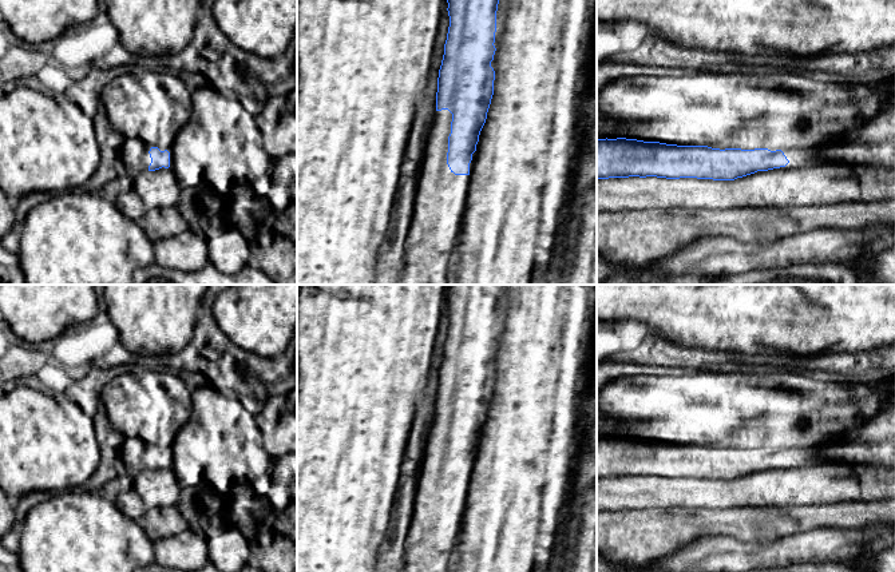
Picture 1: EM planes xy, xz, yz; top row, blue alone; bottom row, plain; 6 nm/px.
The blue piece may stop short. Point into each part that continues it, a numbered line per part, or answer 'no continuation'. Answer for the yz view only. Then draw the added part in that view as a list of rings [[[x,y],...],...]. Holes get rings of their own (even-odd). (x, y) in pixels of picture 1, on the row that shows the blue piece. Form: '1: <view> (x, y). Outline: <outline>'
1: yz (808, 157). Outline: [[[773,146],[768,150],[776,151],[781,150],[789,163],[785,167],[780,168],[801,168],[801,167],[811,167],[811,166],[819,166],[825,163],[823,155],[821,155],[820,146],[811,146],[807,148],[796,148],[796,147],[785,147],[785,146]]]

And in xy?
1: xy (134, 153). Outline: [[[130,138],[123,140],[119,158],[123,160],[126,172],[131,178],[135,178],[143,171],[148,171],[151,163],[150,148],[158,147],[161,151],[167,150],[170,152],[170,167],[173,166],[173,147],[171,146],[151,146],[144,143],[139,138]]]

